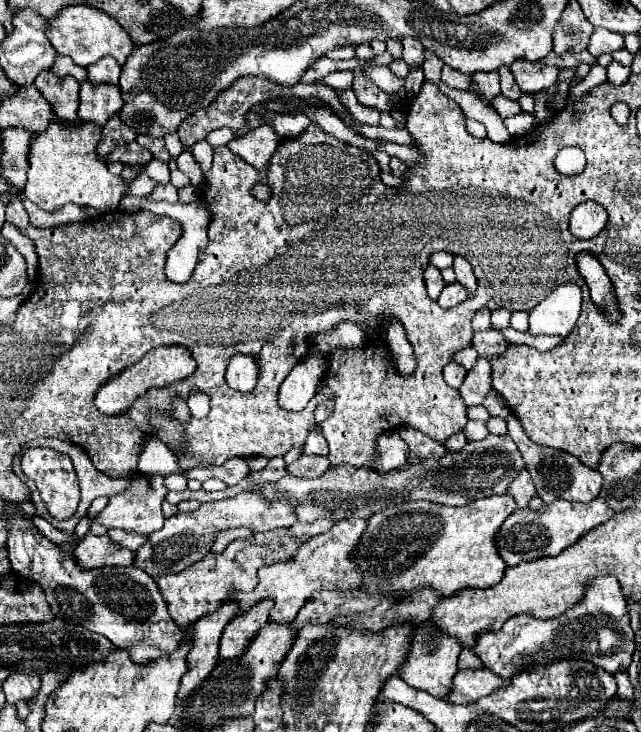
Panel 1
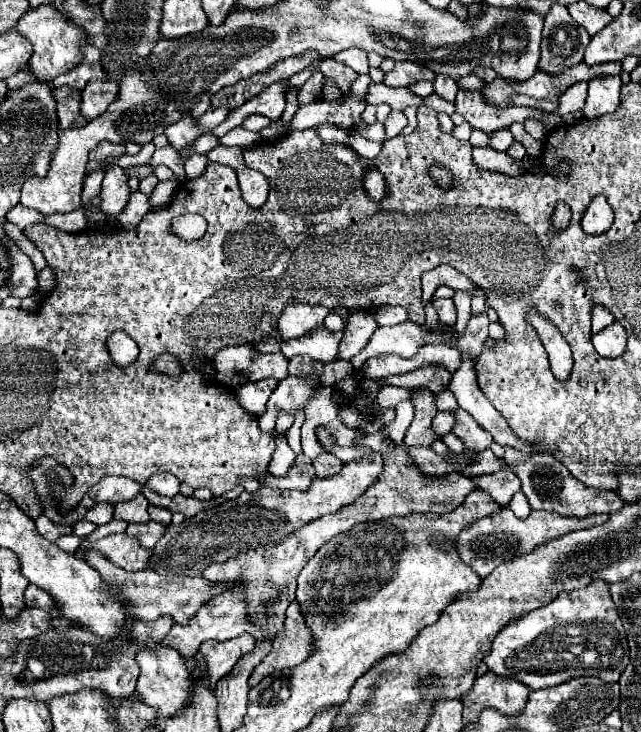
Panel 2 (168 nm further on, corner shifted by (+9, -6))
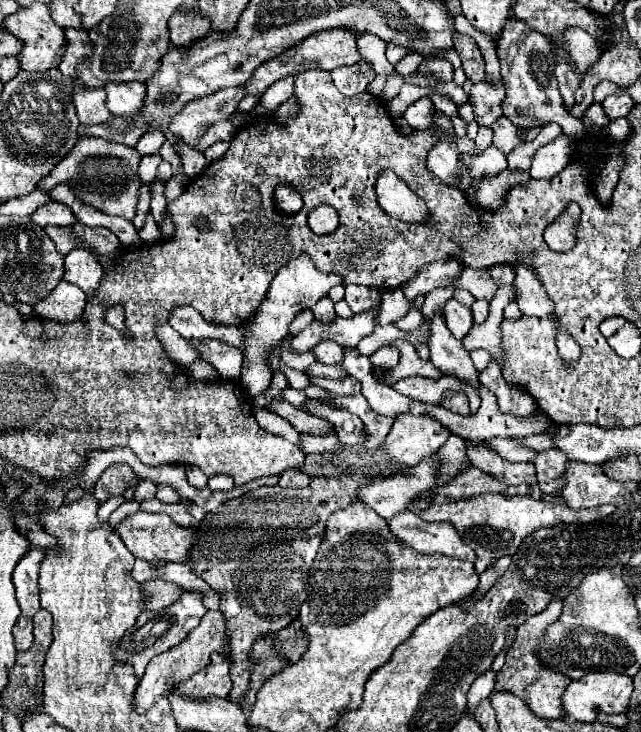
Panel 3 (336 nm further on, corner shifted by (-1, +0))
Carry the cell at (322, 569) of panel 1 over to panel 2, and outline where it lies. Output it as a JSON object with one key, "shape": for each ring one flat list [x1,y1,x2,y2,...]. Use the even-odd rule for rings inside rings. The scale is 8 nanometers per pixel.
{"shape":[[241,585,239,587,233,587,233,589,227,589,225,593,213,597,213,601,207,601,199,611,197,611,197,617,193,617,193,621,189,621,189,625,173,625,169,635,163,639,163,645,169,645,173,649,177,649,181,653,183,659,189,659,193,657,197,651,199,651,199,645,207,639,217,639,217,641,227,641,231,637,237,637,241,635,243,631,245,633,251,633,255,639,267,639,267,641,273,641,277,635,269,635,269,633,263,633,261,627,257,627,255,623,249,621,247,617,247,601,245,601,245,587]]}

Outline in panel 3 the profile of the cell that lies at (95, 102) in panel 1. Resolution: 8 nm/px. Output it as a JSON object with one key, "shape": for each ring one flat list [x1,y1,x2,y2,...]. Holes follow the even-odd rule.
{"shape":[[107,83,107,107,115,117,135,117,145,101,145,83]]}

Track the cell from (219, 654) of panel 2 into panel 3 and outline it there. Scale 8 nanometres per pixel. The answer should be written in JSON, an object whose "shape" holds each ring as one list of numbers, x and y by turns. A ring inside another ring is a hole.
{"shape":[[215,653,211,655,211,663,203,671,195,673,191,679,183,681,175,693,191,699,207,699,207,697,225,699,233,685,229,677,229,667,231,663,225,661,221,653]]}

